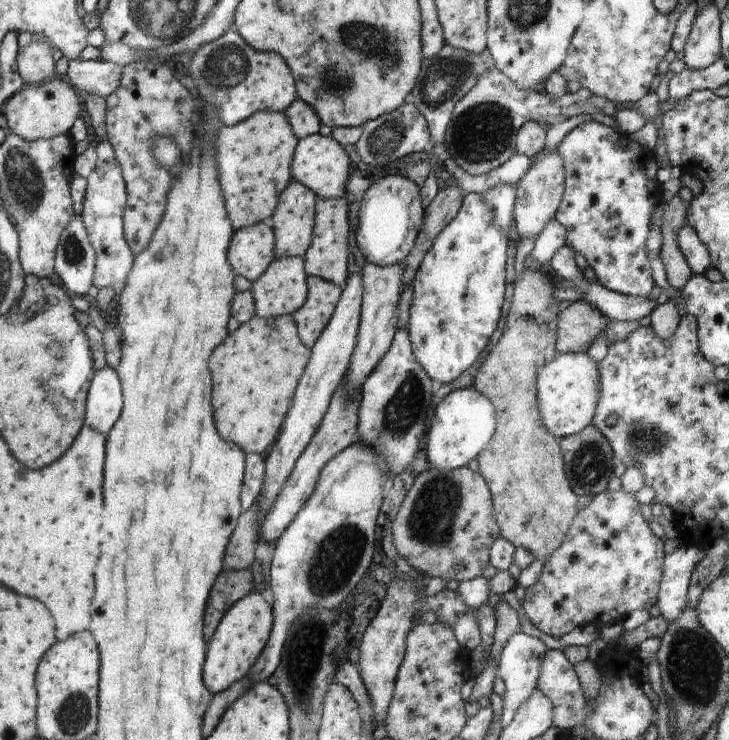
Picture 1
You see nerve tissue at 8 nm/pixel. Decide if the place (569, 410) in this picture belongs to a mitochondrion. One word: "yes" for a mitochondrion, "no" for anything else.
no

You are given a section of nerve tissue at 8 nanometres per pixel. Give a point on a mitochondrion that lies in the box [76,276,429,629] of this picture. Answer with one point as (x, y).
(337, 558)

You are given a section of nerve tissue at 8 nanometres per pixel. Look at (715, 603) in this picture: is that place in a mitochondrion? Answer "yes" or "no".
no

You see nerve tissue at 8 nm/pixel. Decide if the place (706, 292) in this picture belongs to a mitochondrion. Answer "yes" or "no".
no

